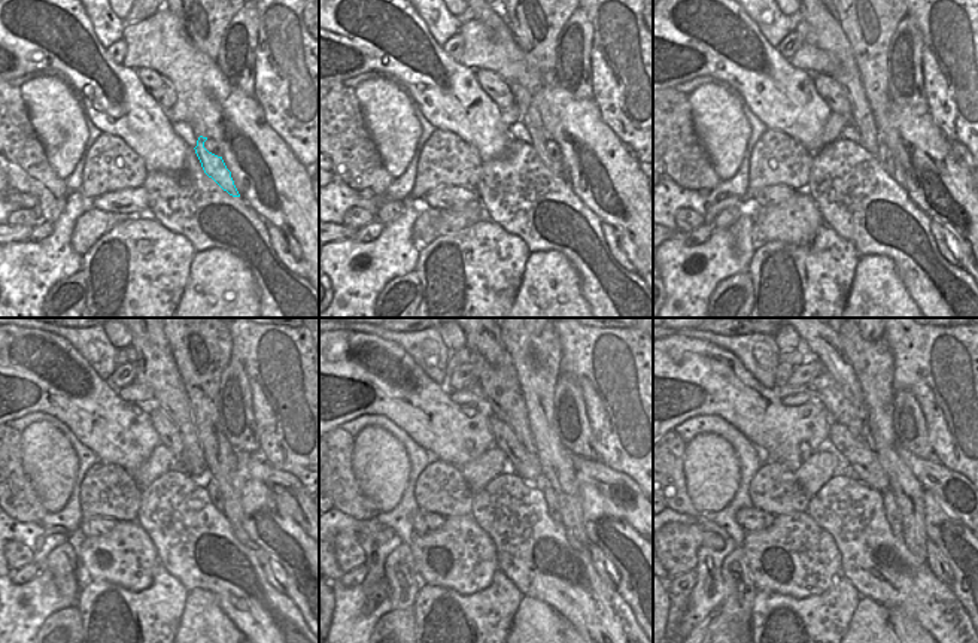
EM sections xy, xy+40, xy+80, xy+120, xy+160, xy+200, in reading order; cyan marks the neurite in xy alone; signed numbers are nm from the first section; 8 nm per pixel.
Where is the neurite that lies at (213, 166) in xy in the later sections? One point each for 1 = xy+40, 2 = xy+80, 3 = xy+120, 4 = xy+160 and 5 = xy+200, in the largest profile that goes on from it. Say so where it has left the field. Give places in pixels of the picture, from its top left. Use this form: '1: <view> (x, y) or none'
1: xy+40 (529, 117)
2: xy+80 (823, 30)
3: xy+120 (157, 370)
4: xy+160 (506, 400)
5: xy+200 (823, 388)

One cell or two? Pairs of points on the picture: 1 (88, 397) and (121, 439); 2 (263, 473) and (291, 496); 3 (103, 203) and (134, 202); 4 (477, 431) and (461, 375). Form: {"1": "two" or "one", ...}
{"1": "one", "2": "one", "3": "one", "4": "two"}

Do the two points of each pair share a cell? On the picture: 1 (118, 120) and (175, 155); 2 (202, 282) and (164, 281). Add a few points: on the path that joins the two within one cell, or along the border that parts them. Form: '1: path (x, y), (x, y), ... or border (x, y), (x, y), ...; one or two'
1: path (131, 120), (161, 146); one
2: border (196, 251), (190, 266), (190, 278), (178, 302); two

